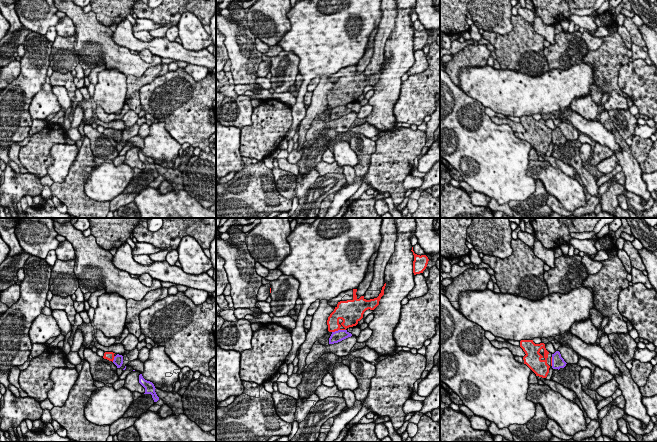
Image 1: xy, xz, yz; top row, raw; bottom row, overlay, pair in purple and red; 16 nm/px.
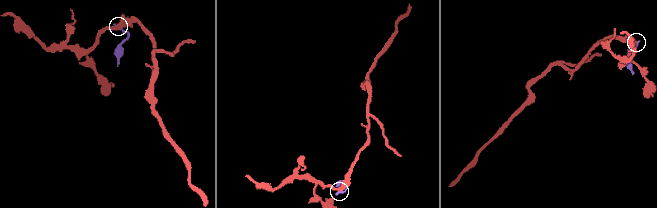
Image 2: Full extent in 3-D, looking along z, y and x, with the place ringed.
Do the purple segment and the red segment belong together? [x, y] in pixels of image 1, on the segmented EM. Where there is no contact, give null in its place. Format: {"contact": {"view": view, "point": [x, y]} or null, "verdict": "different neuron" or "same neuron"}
{"contact": {"view": "xz", "point": [338, 330]}, "verdict": "different neuron"}

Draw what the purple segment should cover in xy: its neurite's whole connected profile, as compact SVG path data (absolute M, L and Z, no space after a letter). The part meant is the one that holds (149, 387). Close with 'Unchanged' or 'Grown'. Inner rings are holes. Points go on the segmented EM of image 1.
M142 374L139 375L139 383L145 388L144 394L151 394L154 402L157 402L159 400L159 397L157 396L155 392L155 386L152 382L147 381L143 378Z. Unchanged

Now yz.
M556 351L554 354L552 354L552 368L553 369L560 369L564 368L566 366L566 362L561 357L561 354L559 351Z. Unchanged

